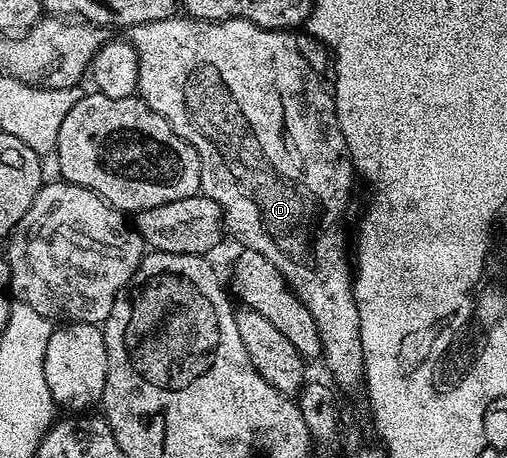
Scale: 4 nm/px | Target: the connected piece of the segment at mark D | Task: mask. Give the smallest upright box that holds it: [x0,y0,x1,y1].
[128,17,364,388]

